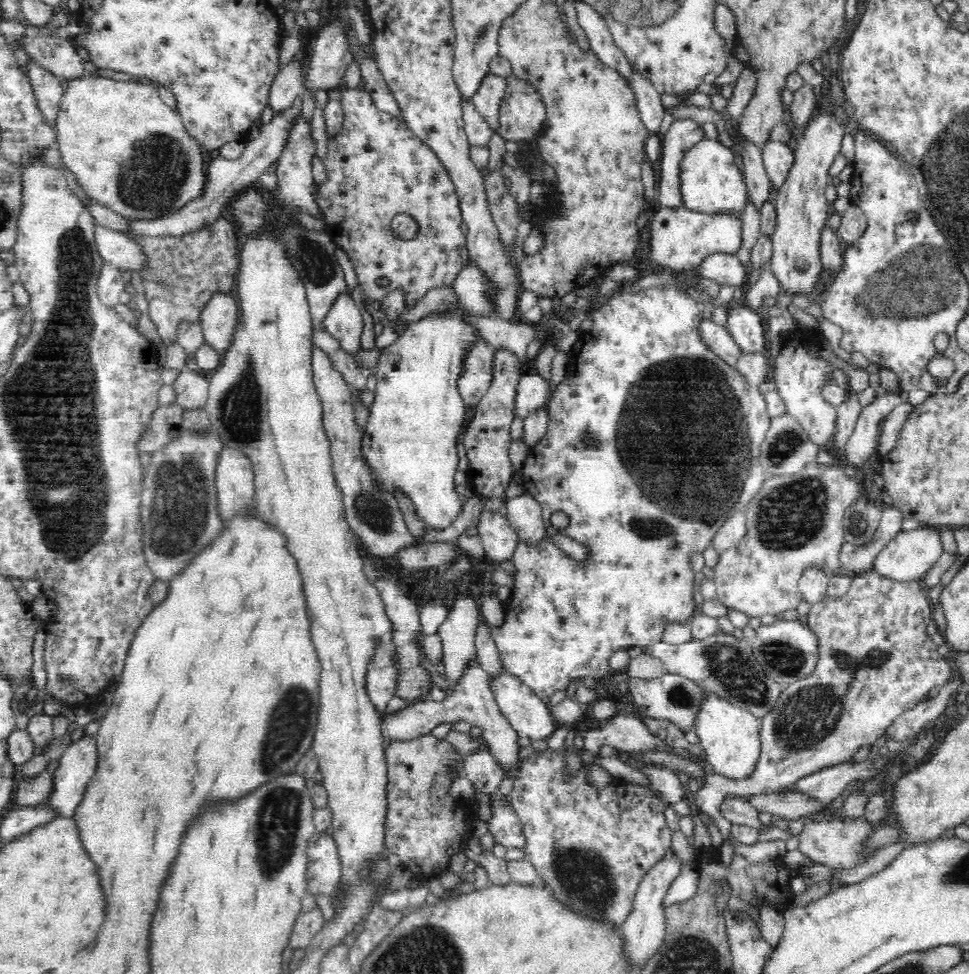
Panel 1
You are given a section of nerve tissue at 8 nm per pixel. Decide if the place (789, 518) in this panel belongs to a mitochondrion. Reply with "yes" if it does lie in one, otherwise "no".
yes

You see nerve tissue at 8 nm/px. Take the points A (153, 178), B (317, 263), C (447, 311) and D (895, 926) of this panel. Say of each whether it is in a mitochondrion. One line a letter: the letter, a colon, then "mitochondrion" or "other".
A: mitochondrion
B: mitochondrion
C: other
D: other

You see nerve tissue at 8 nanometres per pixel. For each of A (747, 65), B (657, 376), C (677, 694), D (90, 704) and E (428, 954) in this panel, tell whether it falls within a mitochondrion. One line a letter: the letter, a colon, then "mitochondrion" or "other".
A: other
B: mitochondrion
C: mitochondrion
D: other
E: mitochondrion

